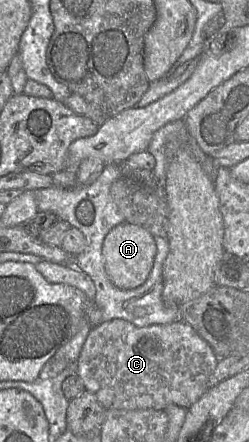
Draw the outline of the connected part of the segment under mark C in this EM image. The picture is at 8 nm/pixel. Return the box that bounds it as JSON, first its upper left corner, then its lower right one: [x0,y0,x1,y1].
[75,319,218,410]

